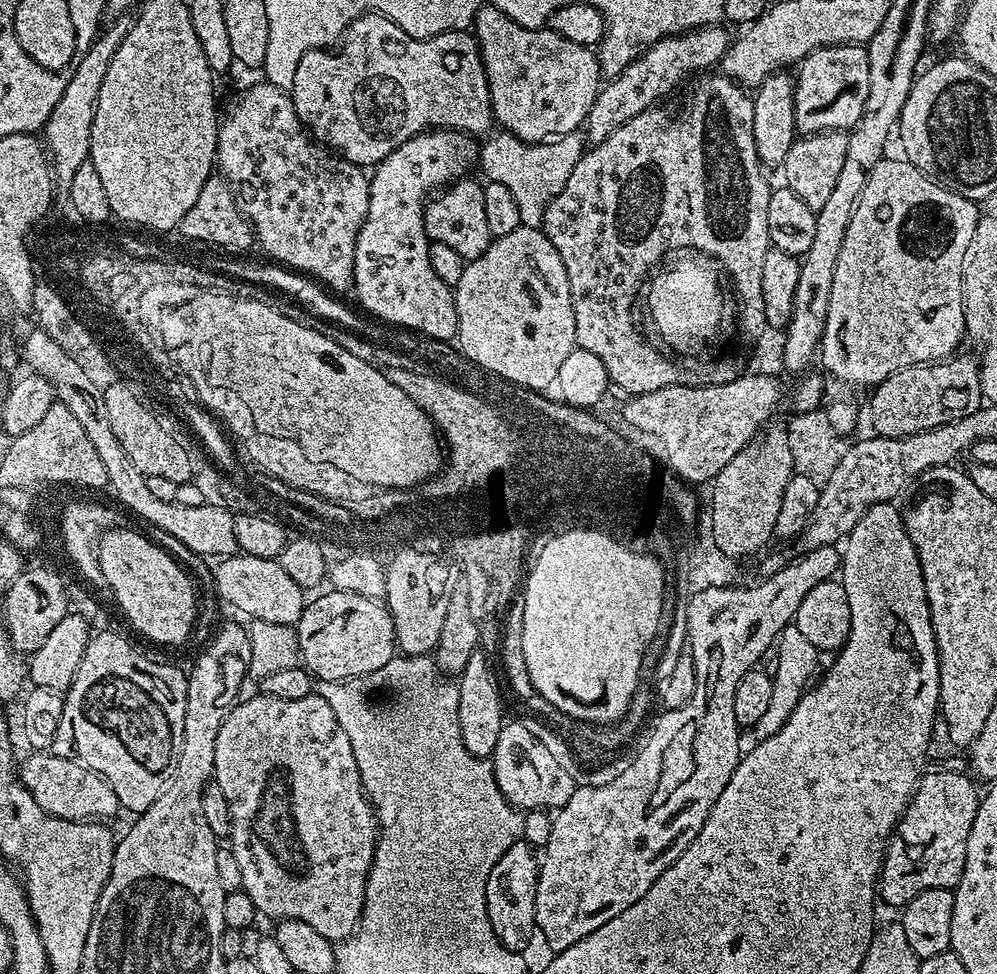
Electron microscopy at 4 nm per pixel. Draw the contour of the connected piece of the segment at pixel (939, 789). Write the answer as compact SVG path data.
M925 771L895 832L886 840L878 881L878 896L883 903L885 900L890 907L902 910L926 890L955 889L966 866L966 842L980 805L981 793L976 787L977 781L968 774Z

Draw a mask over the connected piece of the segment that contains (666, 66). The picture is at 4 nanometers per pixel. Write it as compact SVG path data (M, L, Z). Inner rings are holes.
M724 26L692 28L688 32L681 32L679 36L667 36L657 44L645 48L624 71L611 77L607 81L608 85L605 83L599 89L586 119L587 143L595 146L603 142L611 132L618 130L618 126L653 107L663 96L670 95L683 82L684 76L691 72L700 74L715 69L712 67L715 64L717 67L723 61L730 43L727 30L729 31Z

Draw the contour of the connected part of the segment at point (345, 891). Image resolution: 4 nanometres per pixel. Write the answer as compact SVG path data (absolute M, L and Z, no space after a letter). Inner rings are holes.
M263 694L255 695L248 700L246 698L239 701L235 708L232 708L231 714L224 719L215 743L215 770L213 772L214 782L222 790L230 806L232 815L230 847L234 858L238 858L238 866L242 870L242 890L250 894L250 902L254 902L257 913L261 917L276 916L277 921L306 922L306 926L314 926L314 930L318 930L322 938L333 942L342 941L356 931L356 925L360 922L360 915L364 909L364 887L368 881L368 871L376 853L378 839L376 813L373 812L372 805L368 803L368 798L363 792L350 738L339 725L338 718L335 717L330 704L318 694L297 701Z

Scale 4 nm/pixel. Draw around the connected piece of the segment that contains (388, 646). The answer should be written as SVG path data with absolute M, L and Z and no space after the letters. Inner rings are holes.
M328 590L325 596L309 603L300 620L294 625L299 648L299 659L303 667L312 673L317 681L322 680L353 680L356 676L365 676L374 670L382 670L386 662L397 655L396 631L392 614L380 600L371 600L362 594Z

